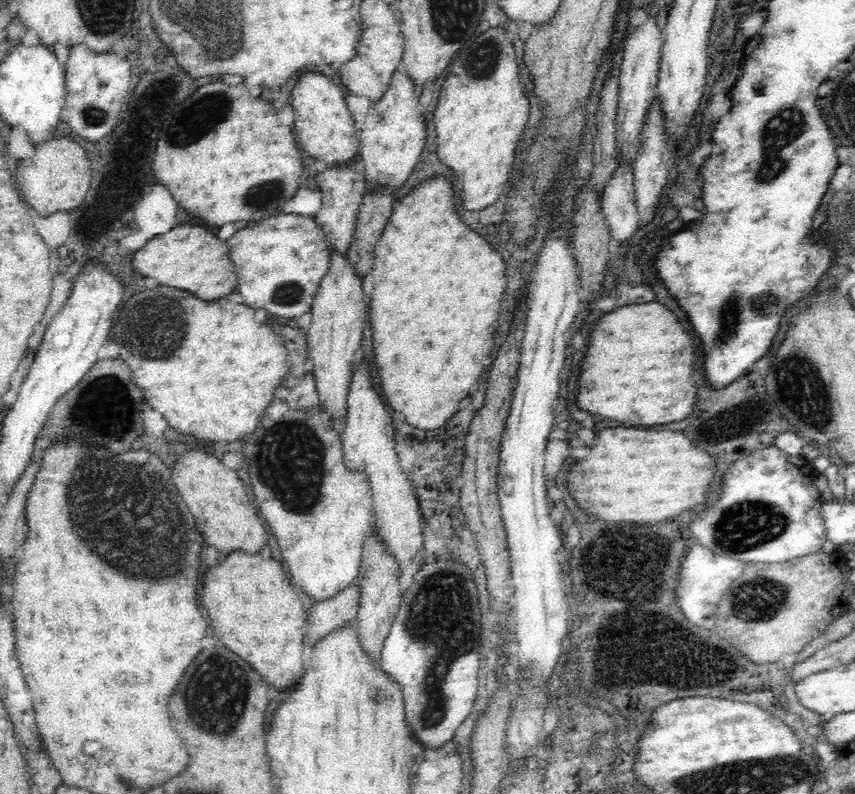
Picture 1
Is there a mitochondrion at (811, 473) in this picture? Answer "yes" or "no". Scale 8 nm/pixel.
no

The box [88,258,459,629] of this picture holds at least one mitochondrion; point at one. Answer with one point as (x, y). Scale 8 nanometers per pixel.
(289, 442)

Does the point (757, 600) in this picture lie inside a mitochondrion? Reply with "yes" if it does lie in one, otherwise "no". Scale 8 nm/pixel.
yes

